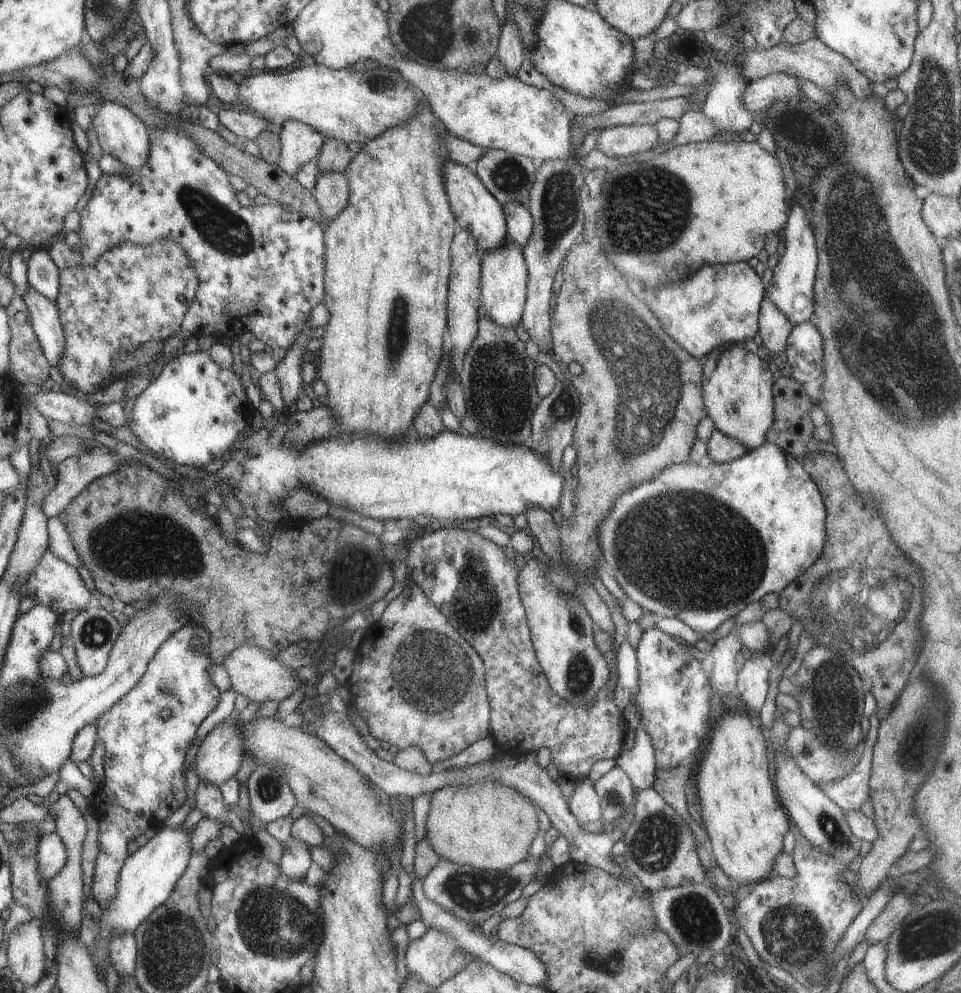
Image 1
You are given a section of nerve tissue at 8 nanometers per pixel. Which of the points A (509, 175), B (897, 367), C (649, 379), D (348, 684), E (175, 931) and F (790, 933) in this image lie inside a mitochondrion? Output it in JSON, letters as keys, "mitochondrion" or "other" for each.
{"A":"mitochondrion","B":"mitochondrion","C":"mitochondrion","D":"other","E":"mitochondrion","F":"mitochondrion"}

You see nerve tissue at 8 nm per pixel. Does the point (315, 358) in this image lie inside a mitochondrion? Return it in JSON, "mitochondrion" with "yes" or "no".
{"mitochondrion":"no"}

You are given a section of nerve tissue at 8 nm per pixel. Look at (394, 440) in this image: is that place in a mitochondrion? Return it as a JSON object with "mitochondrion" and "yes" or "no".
{"mitochondrion":"no"}

